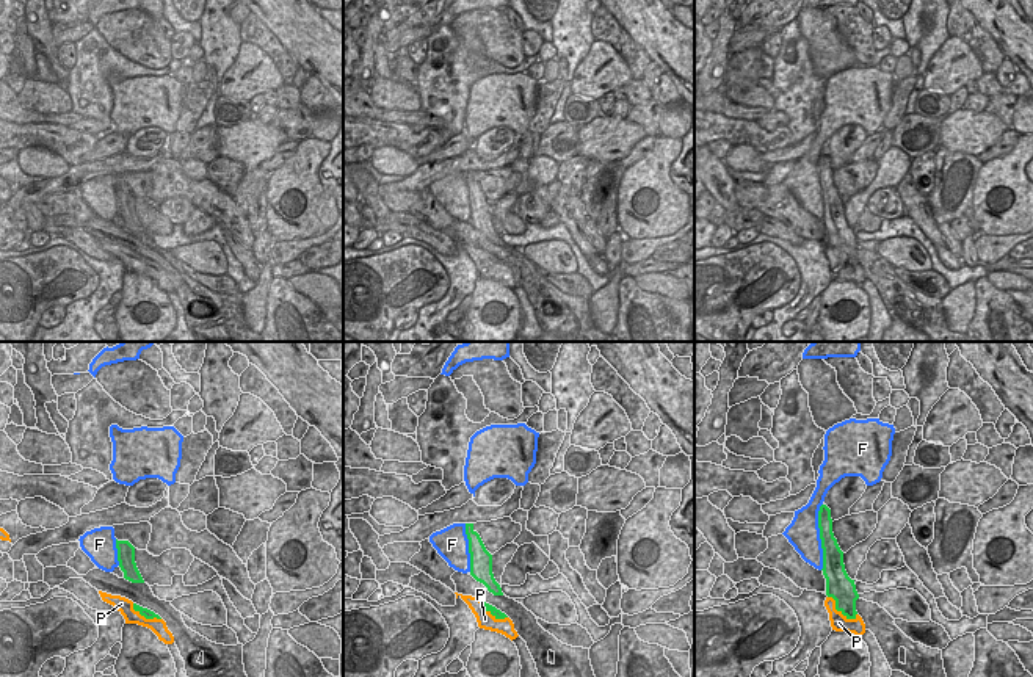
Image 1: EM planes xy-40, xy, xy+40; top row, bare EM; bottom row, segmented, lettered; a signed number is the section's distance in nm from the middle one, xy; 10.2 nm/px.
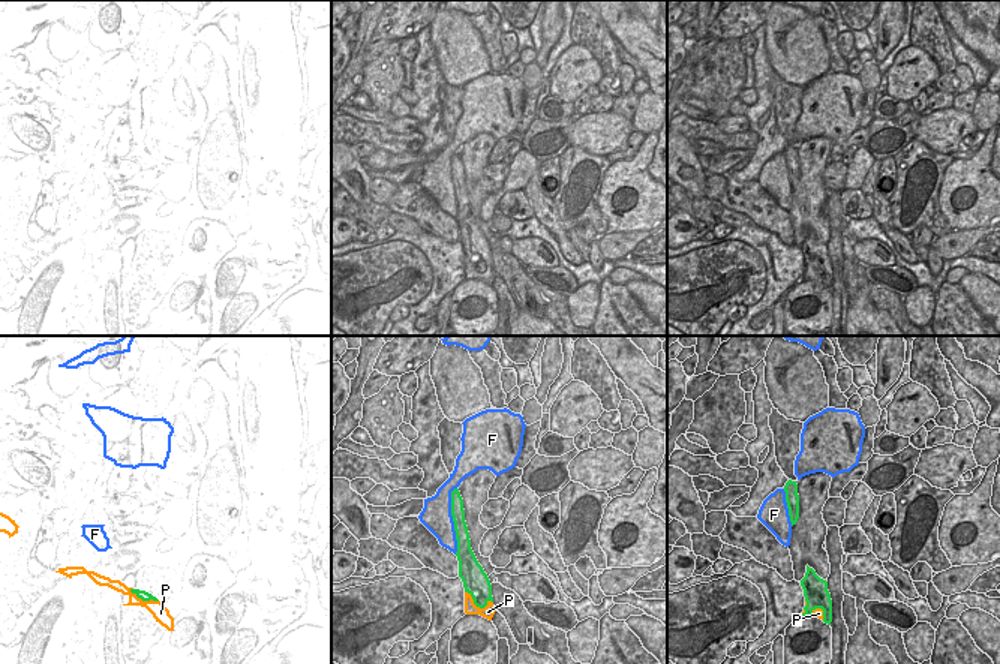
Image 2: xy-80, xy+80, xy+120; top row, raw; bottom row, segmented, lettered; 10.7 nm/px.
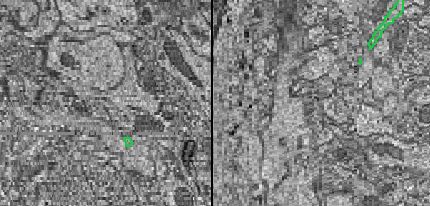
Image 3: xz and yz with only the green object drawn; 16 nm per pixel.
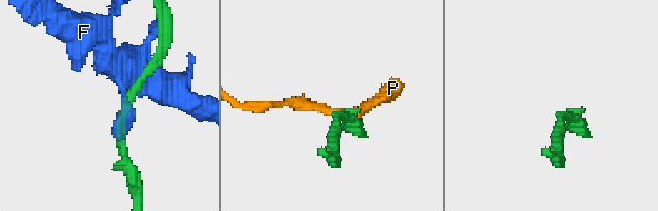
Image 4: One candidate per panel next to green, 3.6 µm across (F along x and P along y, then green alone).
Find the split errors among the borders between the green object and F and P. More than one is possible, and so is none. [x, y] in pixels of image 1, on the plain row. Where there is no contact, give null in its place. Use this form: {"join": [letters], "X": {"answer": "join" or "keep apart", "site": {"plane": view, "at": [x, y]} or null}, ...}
{"join": [], "F": {"answer": "keep apart", "site": {"plane": "xy+40", "at": [820, 185]}}, "P": {"answer": "keep apart", "site": {"plane": "xy+40", "at": [839, 259]}}}

